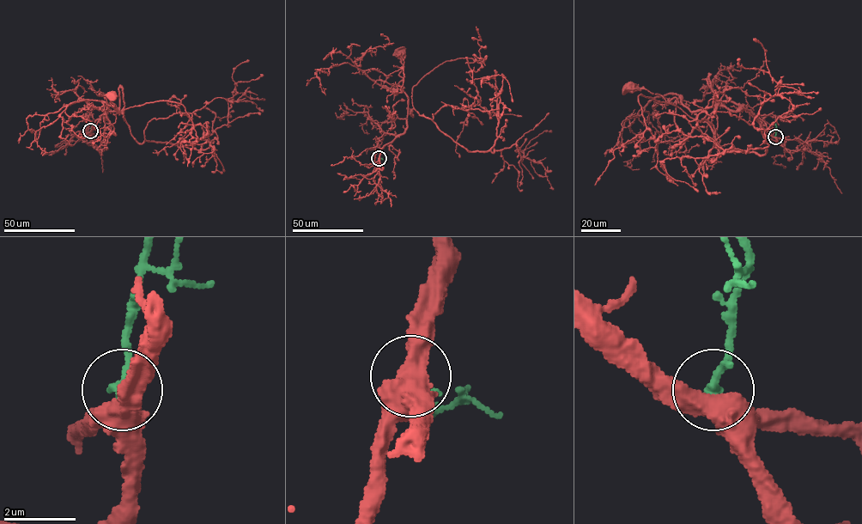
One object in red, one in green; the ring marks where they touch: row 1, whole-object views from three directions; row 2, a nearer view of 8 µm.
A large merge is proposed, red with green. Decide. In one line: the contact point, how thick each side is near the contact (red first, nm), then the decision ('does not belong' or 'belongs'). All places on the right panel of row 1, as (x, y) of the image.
place (775, 137); calibres 600 and 220 nm; does not belong

